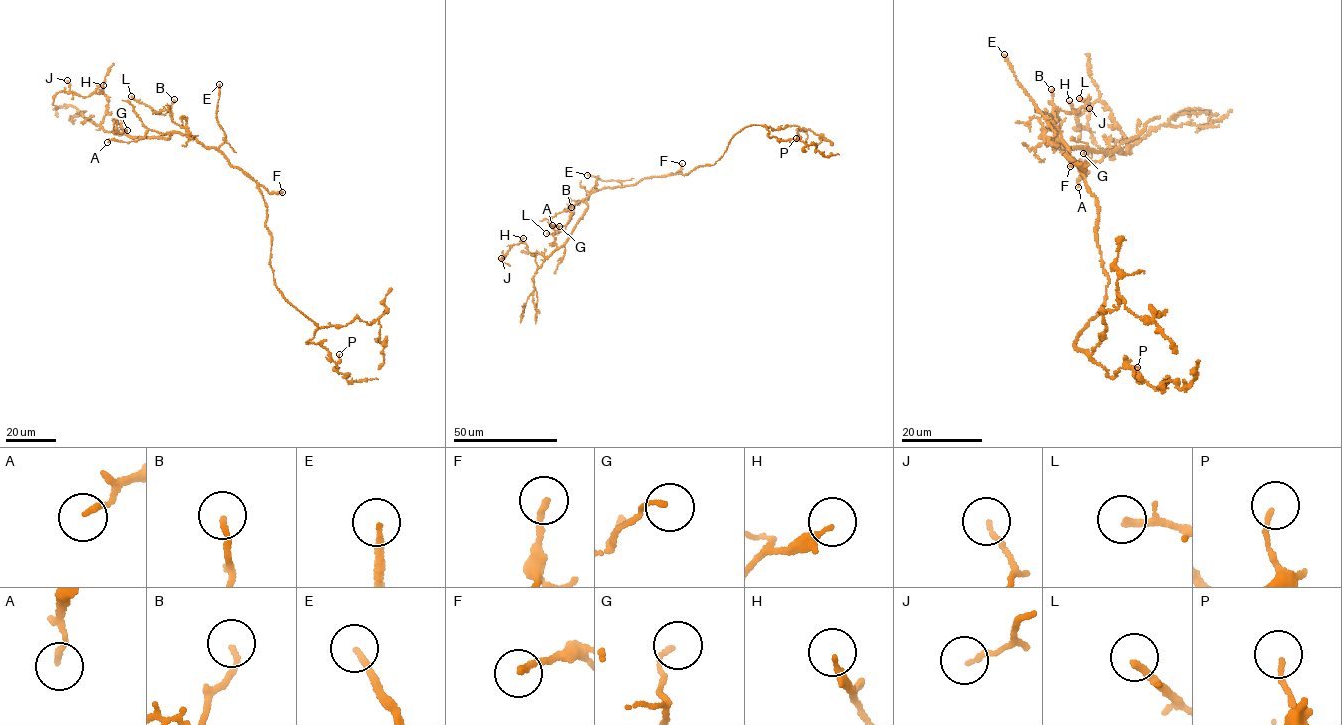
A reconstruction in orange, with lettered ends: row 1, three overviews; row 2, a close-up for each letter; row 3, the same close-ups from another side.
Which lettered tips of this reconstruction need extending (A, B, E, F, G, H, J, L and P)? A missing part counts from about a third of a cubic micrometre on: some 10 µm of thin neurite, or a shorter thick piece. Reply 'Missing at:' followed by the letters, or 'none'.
Missing at: B, E

